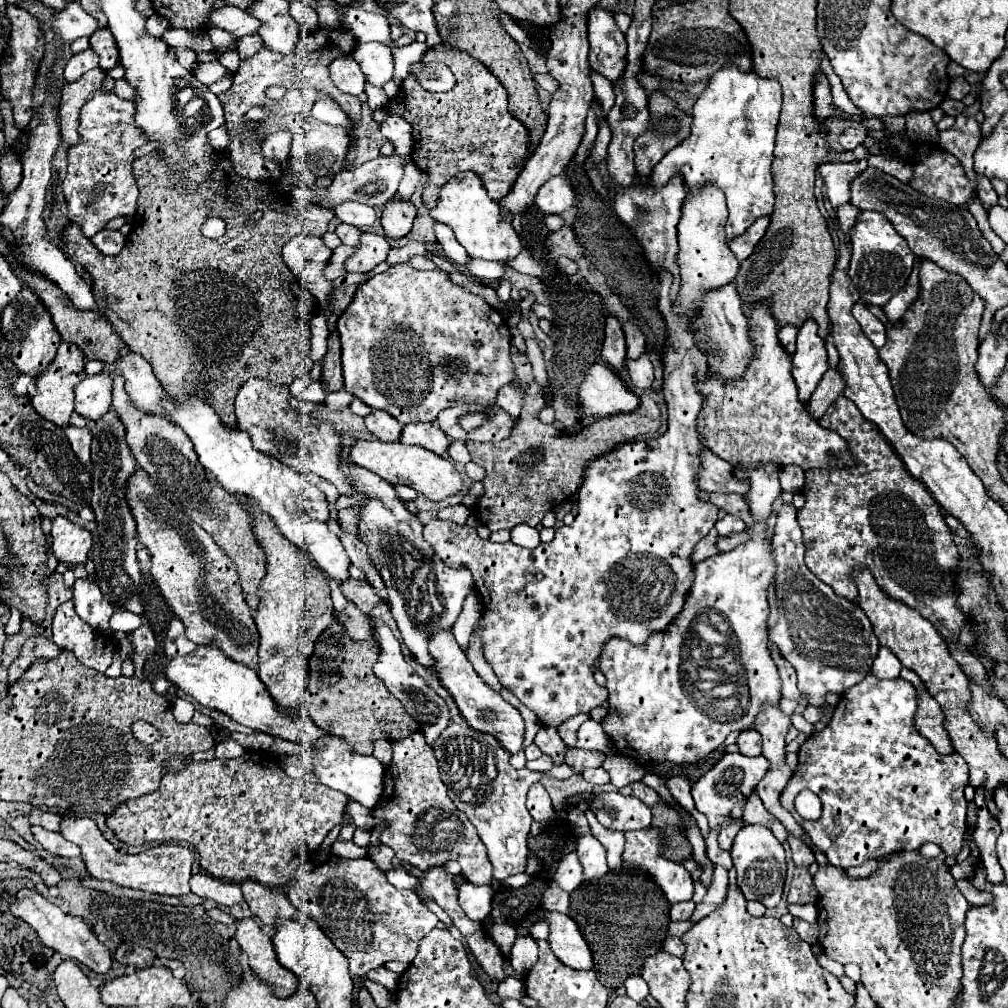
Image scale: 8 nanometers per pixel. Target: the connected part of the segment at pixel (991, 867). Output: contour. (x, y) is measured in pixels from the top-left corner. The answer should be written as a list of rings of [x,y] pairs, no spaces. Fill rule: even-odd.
[[[976,791],[974,803],[976,803],[978,811],[976,811],[976,825],[974,825],[974,833],[972,833],[972,843],[978,847],[978,853],[980,853],[978,861],[982,863],[984,871],[986,871],[988,883],[998,885],[998,883],[1004,883],[1004,873],[1002,873],[1002,867],[996,857],[996,839],[1000,835],[1000,827],[998,827],[998,821],[994,821],[988,811],[982,791]]]

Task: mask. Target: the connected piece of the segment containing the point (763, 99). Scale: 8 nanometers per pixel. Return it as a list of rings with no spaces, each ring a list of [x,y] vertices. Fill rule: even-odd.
[[[726,63],[710,75],[706,91],[694,105],[690,137],[656,163],[646,183],[664,185],[676,171],[682,171],[688,189],[714,181],[726,195],[726,237],[742,235],[756,219],[772,215],[774,191],[770,165],[774,159],[780,107],[782,89],[778,79],[764,79],[754,71],[742,73],[734,63]]]

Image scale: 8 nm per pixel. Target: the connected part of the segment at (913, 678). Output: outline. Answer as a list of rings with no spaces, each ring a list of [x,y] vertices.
[[[902,669],[900,677],[910,681],[914,689],[918,691],[918,709],[914,715],[914,729],[924,739],[928,739],[936,751],[946,753],[946,755],[952,753],[952,743],[948,743],[948,735],[944,735],[944,727],[942,727],[944,713],[940,711],[940,707],[936,707],[936,701],[928,695],[928,691],[924,691],[920,677],[908,669]]]

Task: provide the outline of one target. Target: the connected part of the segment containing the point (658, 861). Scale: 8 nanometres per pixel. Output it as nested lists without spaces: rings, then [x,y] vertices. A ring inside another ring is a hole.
[[[650,827],[650,829],[644,829],[644,831],[626,831],[624,837],[626,837],[626,849],[624,849],[624,855],[622,855],[624,863],[636,863],[638,867],[644,867],[644,871],[648,871],[652,875],[652,879],[660,885],[660,889],[664,891],[664,895],[668,897],[670,903],[692,899],[692,895],[694,895],[692,877],[682,865],[678,865],[670,859],[664,859],[660,855],[662,845],[664,845],[664,837],[660,835],[658,829]]]

